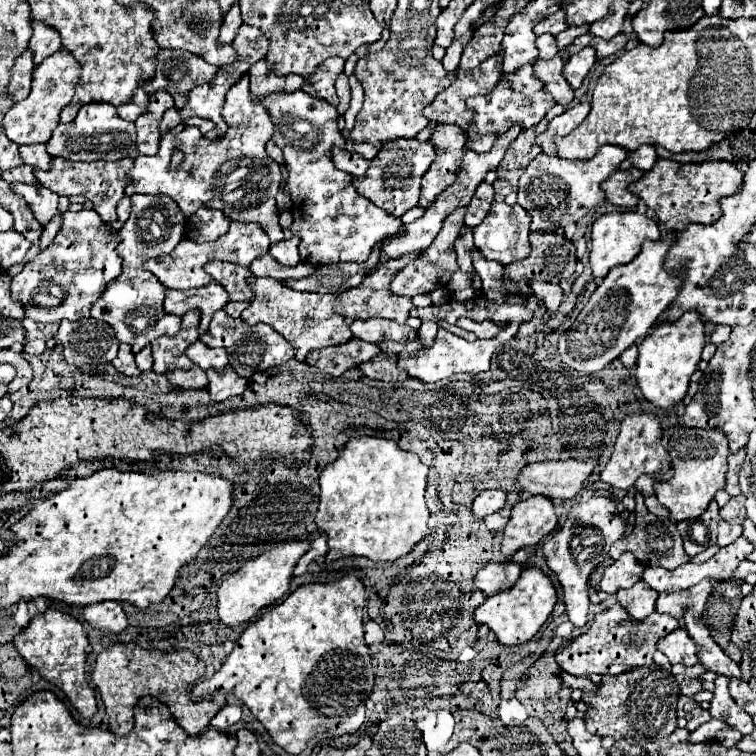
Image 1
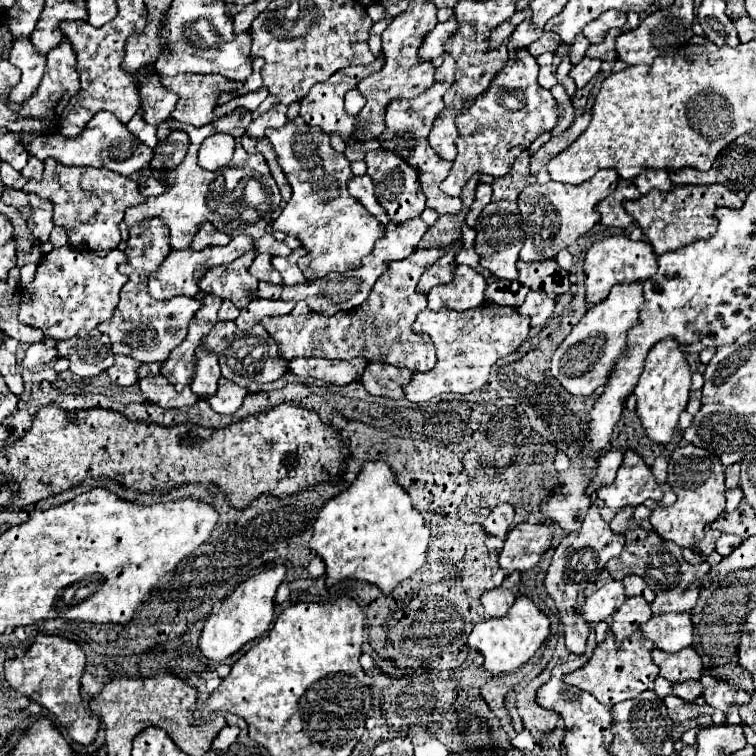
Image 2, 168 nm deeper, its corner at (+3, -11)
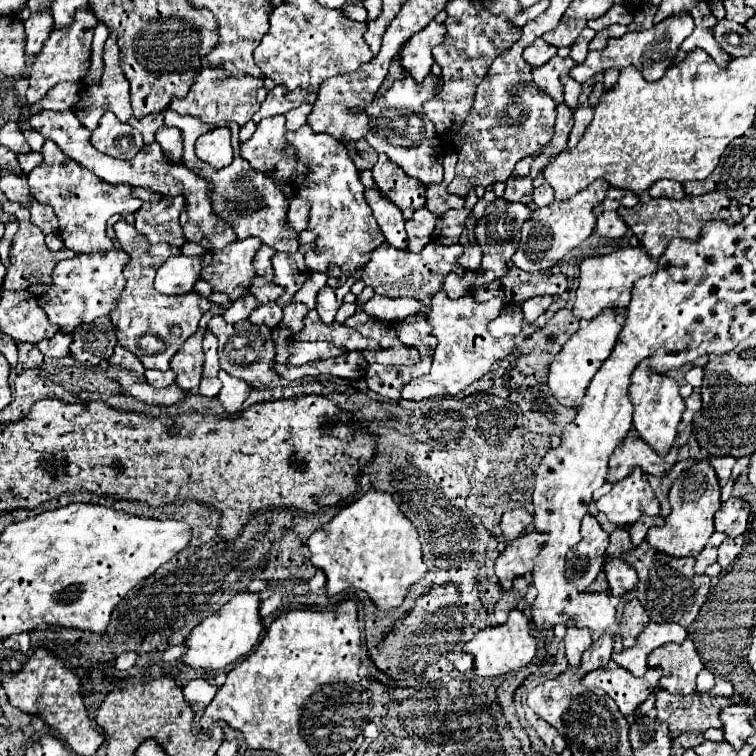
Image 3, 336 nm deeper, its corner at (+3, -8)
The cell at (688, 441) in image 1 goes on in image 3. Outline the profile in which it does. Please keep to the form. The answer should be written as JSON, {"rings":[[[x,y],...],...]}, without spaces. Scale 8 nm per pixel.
{"rings":[[[690,438],[688,446],[690,446],[690,456],[698,456],[702,460],[696,462],[688,472],[678,476],[668,496],[672,512],[666,518],[666,524],[660,528],[652,526],[646,536],[646,542],[650,548],[676,558],[698,556],[702,552],[702,548],[708,544],[710,536],[714,534],[714,514],[720,508],[720,486],[718,486],[716,474],[712,472],[712,466],[702,456],[702,450],[694,438]]]}

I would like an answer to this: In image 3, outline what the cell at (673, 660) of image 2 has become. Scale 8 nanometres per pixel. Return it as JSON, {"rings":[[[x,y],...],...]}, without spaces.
{"rings":[[[686,638],[682,644],[664,644],[660,648],[656,648],[650,656],[648,656],[648,668],[660,668],[664,674],[660,678],[662,688],[666,688],[668,692],[676,692],[676,694],[692,694],[696,690],[696,676],[698,672],[704,668],[702,658],[696,652],[696,646],[690,638]]]}

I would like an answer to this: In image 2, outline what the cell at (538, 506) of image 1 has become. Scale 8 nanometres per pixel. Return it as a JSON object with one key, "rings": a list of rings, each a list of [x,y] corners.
{"rings":[[[524,521],[508,533],[498,563],[506,575],[514,571],[528,571],[538,565],[540,555],[550,547],[550,541],[552,531],[546,523]]]}

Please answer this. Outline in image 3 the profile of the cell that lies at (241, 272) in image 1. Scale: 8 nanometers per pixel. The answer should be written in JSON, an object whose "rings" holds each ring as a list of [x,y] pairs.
{"rings":[[[244,238],[228,244],[222,250],[210,250],[204,256],[204,268],[200,276],[208,280],[216,292],[224,292],[232,300],[238,300],[248,292],[250,280],[254,278],[252,258],[258,248],[260,240]]]}

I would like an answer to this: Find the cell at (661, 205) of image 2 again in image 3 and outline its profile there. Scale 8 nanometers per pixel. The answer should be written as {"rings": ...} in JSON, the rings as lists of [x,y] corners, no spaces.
{"rings":[[[710,192],[704,196],[696,196],[696,198],[686,196],[684,200],[656,198],[656,200],[648,200],[648,202],[638,202],[634,208],[620,208],[618,214],[652,258],[660,258],[666,250],[666,244],[672,238],[696,240],[700,236],[704,222],[708,222],[708,220],[716,220],[716,218],[722,220],[724,218],[724,220],[728,220],[728,224],[738,224],[742,220],[738,204],[728,200],[720,192]]]}

